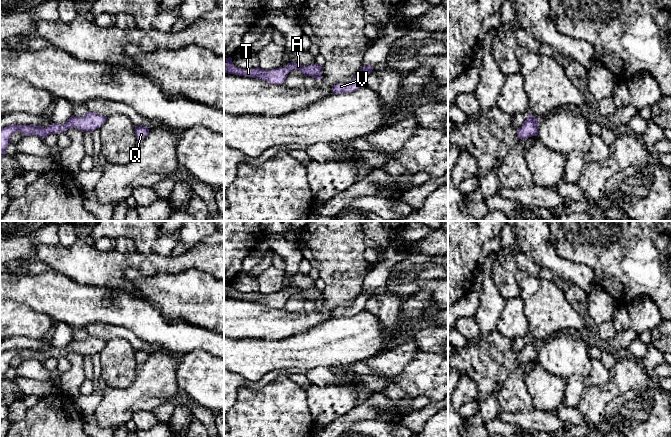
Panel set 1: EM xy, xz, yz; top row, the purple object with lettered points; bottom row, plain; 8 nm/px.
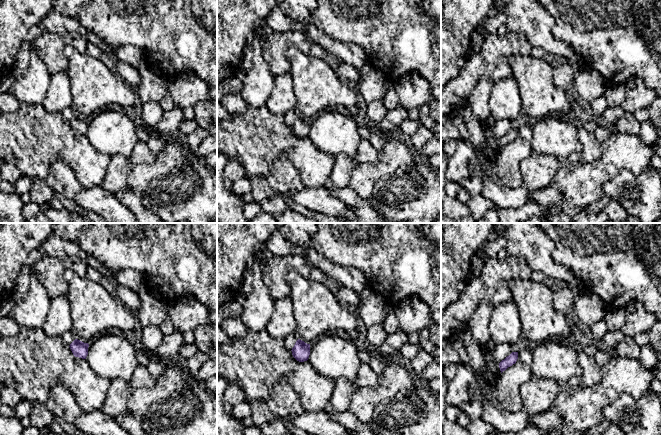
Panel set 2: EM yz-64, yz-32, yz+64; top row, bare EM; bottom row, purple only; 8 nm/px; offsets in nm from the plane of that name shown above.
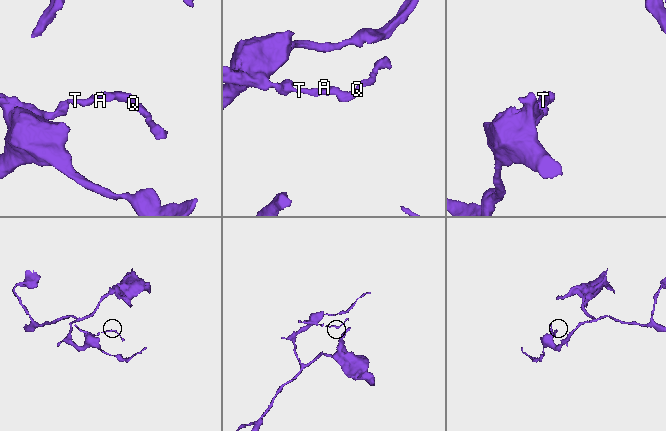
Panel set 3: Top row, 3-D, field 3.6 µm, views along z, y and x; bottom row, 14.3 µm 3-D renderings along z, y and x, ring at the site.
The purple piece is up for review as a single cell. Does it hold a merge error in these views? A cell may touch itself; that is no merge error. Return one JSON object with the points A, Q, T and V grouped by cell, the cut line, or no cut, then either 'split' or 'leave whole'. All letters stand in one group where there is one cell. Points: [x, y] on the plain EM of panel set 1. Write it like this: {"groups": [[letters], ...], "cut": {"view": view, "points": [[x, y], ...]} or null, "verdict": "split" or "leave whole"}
{"groups": [["A", "Q", "T", "V"]], "cut": null, "verdict": "leave whole"}

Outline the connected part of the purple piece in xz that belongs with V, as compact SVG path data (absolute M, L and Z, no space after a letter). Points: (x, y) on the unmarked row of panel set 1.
M362 290L357 298L348 307L339 307L332 311L332 318L354 316L365 309L367 300L372 296L373 290Z

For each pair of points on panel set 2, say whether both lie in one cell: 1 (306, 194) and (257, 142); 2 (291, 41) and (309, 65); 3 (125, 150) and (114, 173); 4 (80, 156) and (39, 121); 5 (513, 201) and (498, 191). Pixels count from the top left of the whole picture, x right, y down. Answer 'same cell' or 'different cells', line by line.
1: different cells
2: different cells
3: different cells
4: same cell
5: same cell

